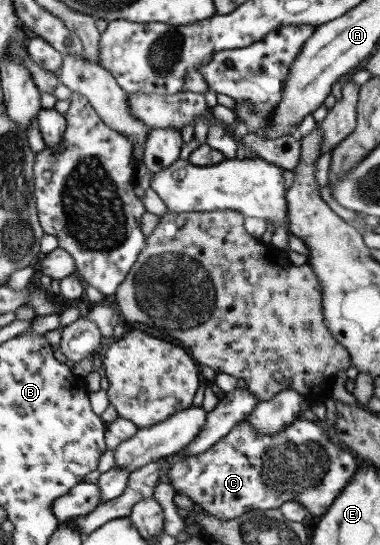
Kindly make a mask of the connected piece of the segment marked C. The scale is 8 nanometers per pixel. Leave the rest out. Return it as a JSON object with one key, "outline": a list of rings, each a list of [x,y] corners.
{"outline":[[[298,417],[276,435],[262,435],[243,419],[206,452],[186,456],[166,475],[176,491],[220,520],[232,520],[254,509],[279,509],[288,501],[299,502],[310,514],[322,516],[351,482],[358,463],[353,450],[332,443],[311,417]]]}

